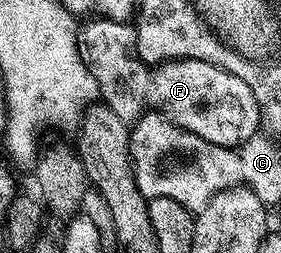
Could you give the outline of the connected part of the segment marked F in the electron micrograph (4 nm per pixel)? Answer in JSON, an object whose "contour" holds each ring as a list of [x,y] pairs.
{"contour":[[[90,19],[85,23],[87,25],[83,24],[78,31],[78,58],[86,64],[92,79],[96,79],[101,104],[116,111],[116,115],[120,115],[122,121],[133,123],[148,108],[161,113],[169,121],[174,121],[181,129],[200,135],[206,141],[222,139],[226,133],[224,141],[230,147],[242,145],[257,134],[260,123],[258,97],[252,91],[252,87],[244,83],[244,79],[212,62],[179,59],[165,62],[157,67],[149,67],[132,52],[131,46],[136,41],[133,24],[103,19]]]}

